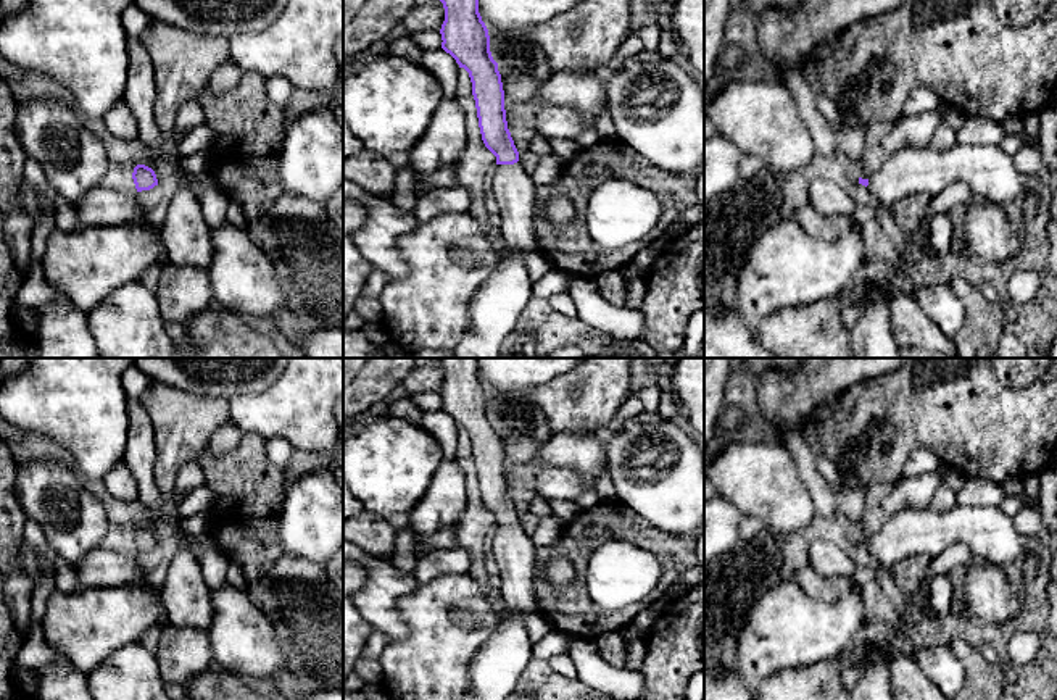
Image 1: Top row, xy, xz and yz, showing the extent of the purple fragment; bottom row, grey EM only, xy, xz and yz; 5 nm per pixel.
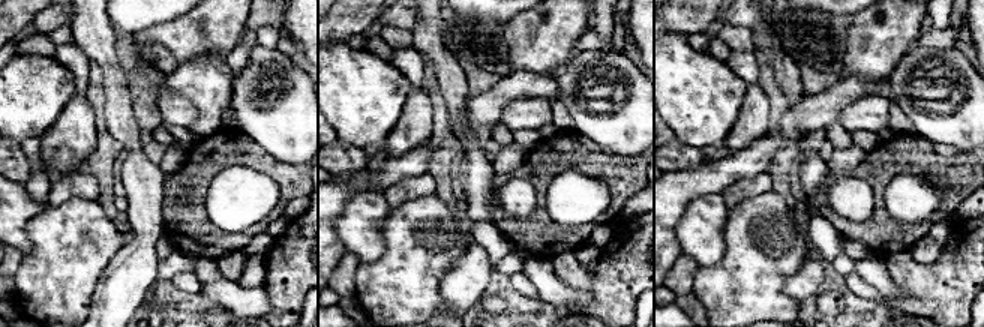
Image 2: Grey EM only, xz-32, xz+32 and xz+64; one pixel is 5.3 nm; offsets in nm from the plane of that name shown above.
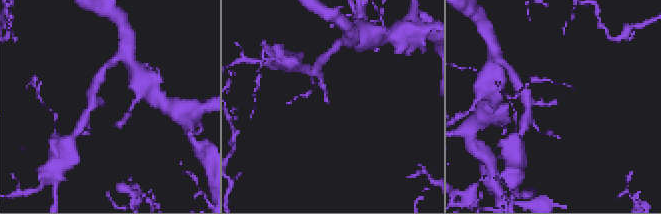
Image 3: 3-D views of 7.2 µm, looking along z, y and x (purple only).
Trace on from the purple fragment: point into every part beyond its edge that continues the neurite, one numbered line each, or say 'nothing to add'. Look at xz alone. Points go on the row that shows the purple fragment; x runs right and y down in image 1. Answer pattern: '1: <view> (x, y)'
1: xz (497, 307)

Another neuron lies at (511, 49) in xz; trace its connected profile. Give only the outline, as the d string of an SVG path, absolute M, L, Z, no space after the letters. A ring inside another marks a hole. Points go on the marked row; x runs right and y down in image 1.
M532 27L509 32L491 32L490 52L498 65L511 66L530 79L543 82L551 77L553 69L543 48L527 39Z

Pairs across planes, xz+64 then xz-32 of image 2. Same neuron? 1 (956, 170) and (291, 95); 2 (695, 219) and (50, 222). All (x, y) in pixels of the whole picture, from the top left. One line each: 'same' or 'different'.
1: different
2: different

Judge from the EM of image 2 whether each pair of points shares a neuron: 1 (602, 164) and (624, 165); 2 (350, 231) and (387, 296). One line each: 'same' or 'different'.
1: same
2: different

